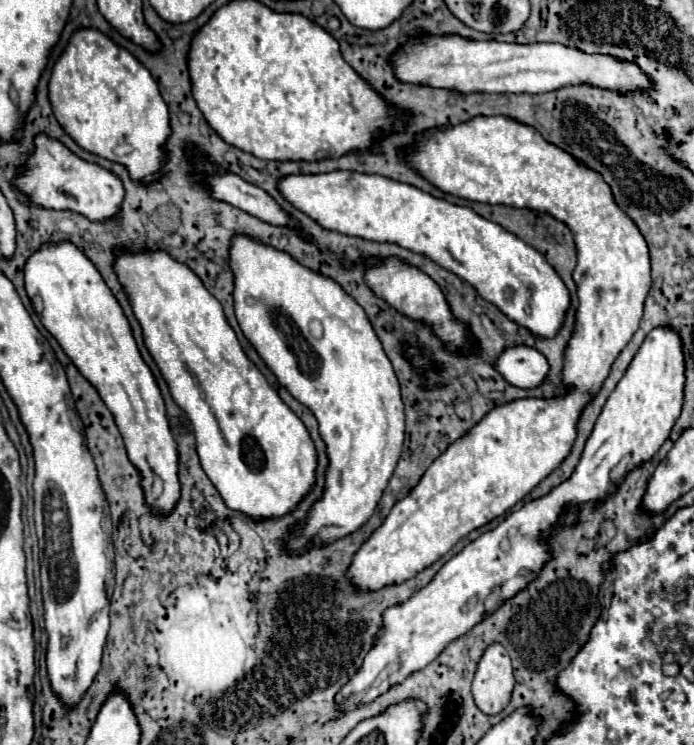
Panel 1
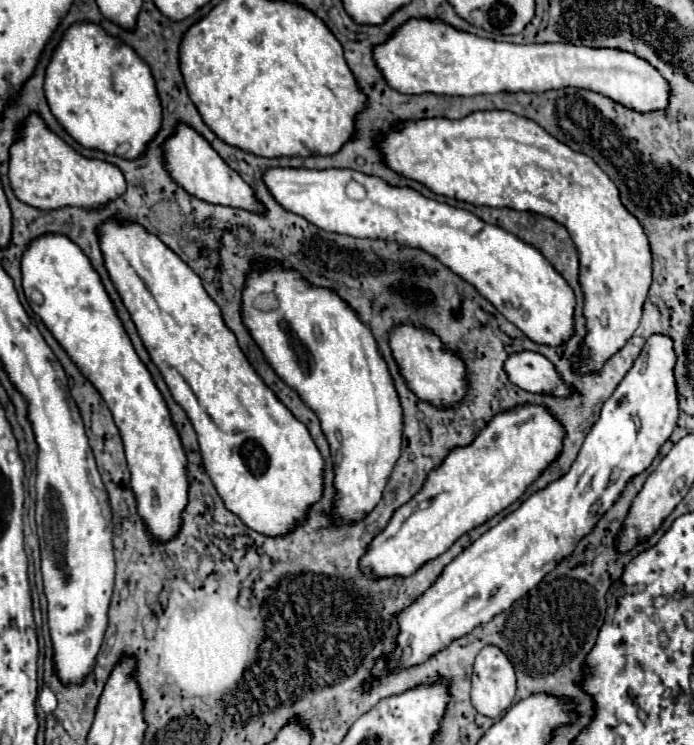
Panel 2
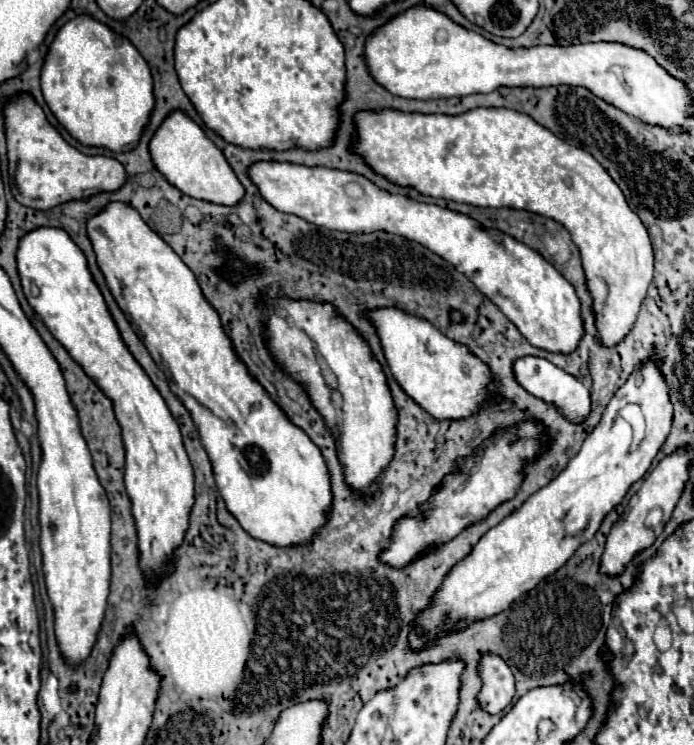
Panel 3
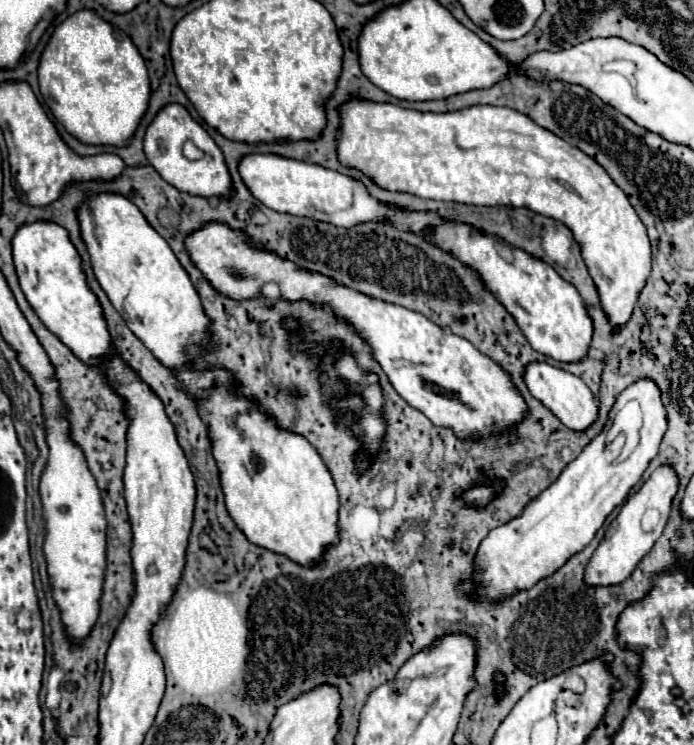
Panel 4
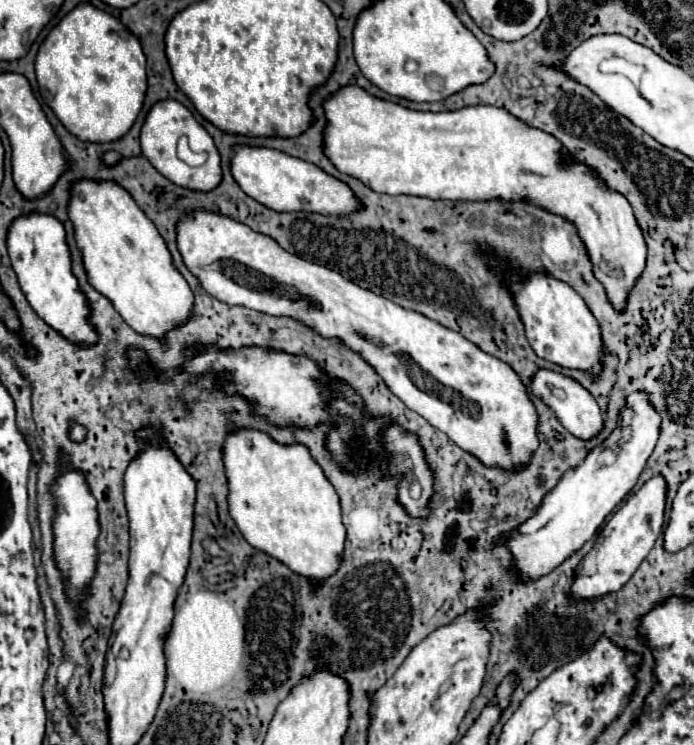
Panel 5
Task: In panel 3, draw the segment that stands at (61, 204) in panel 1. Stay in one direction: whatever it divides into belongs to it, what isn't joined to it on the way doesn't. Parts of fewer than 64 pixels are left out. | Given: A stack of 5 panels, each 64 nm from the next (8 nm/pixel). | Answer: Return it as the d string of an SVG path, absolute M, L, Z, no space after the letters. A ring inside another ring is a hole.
M20 94L12 102L6 104L6 138L8 138L8 160L10 160L10 190L14 198L30 206L34 210L50 210L58 204L70 202L70 200L86 200L98 192L114 192L120 186L126 184L128 176L124 172L124 166L108 156L86 156L78 152L74 146L70 146L52 124L48 124L42 108L32 100L30 94Z

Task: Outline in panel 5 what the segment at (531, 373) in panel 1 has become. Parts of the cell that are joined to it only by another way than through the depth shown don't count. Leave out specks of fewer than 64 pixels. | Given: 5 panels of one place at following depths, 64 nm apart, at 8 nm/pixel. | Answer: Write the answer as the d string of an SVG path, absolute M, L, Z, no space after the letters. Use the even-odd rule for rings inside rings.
M540 368L532 380L530 380L530 390L534 392L534 396L538 396L546 406L550 406L554 410L554 414L558 416L558 420L562 422L562 426L572 432L574 436L578 438L592 438L604 424L602 420L602 414L600 414L600 406L596 404L594 396L582 386L578 384L576 380L560 374L560 372L554 372L554 370L546 370L546 368Z

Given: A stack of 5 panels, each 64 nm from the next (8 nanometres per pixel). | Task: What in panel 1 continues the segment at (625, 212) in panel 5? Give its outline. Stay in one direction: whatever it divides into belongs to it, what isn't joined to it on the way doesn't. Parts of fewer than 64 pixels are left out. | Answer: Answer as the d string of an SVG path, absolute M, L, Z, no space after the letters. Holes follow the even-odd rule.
M504 116L472 118L472 122L448 130L426 130L418 134L416 148L404 158L442 192L486 204L532 208L562 220L572 230L578 250L578 264L572 274L578 290L578 308L572 338L564 350L562 384L566 394L558 398L520 398L496 406L462 438L452 442L444 454L432 462L410 494L394 504L382 526L378 526L352 556L352 562L346 568L346 578L358 590L380 590L414 578L420 570L442 558L460 538L510 510L564 462L578 438L578 418L600 392L614 360L638 330L642 306L650 290L648 246L638 226L616 206L612 192L600 182L600 174L584 170L584 166L580 166L580 162L568 152L544 142L532 126L512 122L512 118Z

